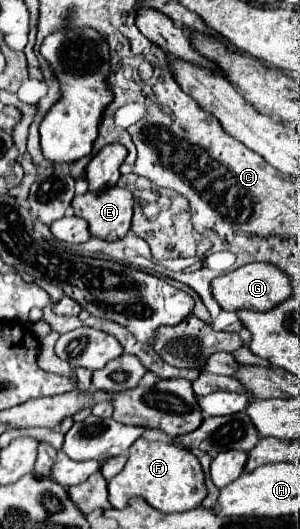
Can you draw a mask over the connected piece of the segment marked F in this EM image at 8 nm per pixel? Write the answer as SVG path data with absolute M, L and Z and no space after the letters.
M138 438L130 446L130 458L120 474L108 482L110 502L114 508L122 510L128 506L128 500L142 496L150 506L160 512L184 512L202 504L208 490L204 484L204 472L198 458L174 442L148 442Z

